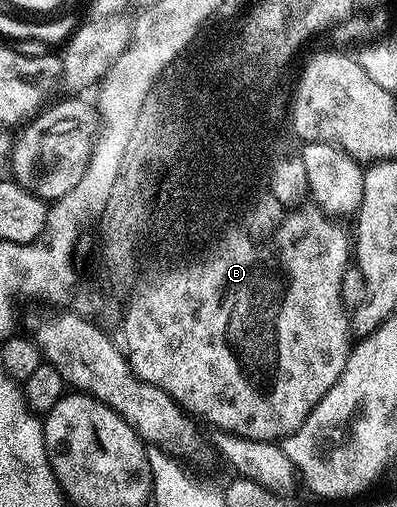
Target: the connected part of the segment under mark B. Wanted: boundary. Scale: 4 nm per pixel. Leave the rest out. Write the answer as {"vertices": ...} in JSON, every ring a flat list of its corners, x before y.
{"vertices":[[293,209,286,217,286,227,281,227,264,241,242,238,238,247,225,247,214,255,206,257,202,263,193,263,190,267,177,267,169,271,158,283,150,282,125,308,124,322,119,331,125,334,124,350,127,352,129,367,140,377,142,383,150,383,163,389,194,420,202,424,210,423,217,431,227,431,231,435,247,437,256,443,283,441,291,433,295,433,307,421,311,409,319,405,319,401,339,381,343,369,347,365,347,357,351,350,351,332,349,330,350,312,341,296,341,282,345,268,351,263,351,235,340,227,320,209,303,211]]}

